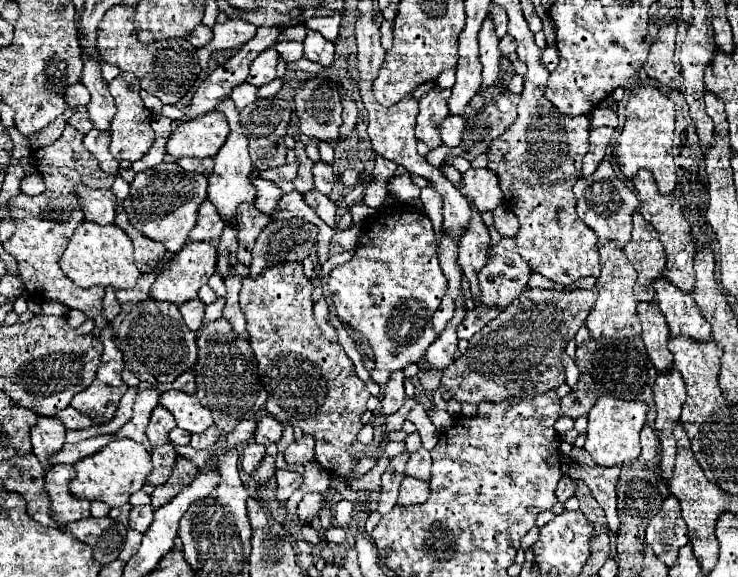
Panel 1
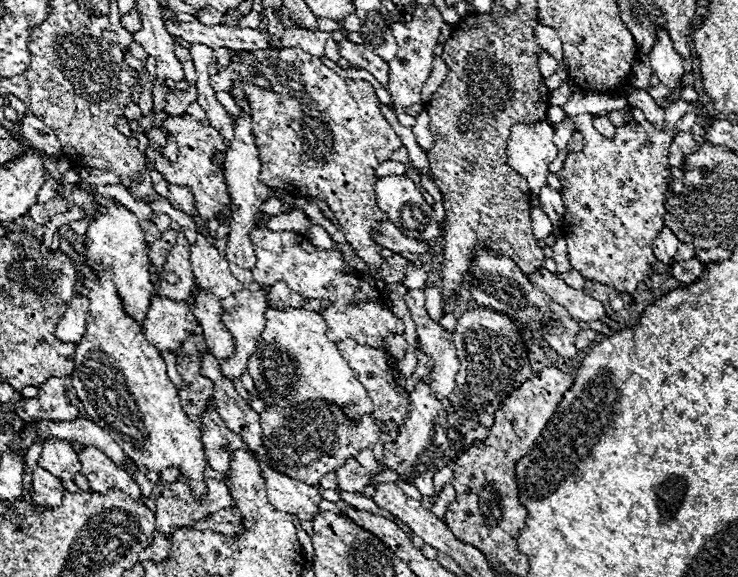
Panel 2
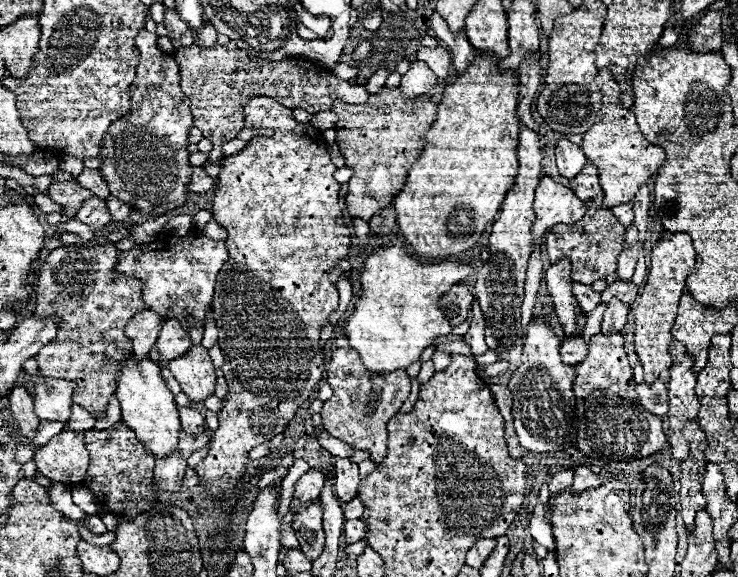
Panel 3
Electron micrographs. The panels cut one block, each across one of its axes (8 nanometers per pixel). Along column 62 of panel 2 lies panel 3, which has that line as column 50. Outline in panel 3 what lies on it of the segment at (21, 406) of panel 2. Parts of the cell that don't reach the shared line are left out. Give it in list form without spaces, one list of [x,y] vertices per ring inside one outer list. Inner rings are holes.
[[[46,378],[34,388],[34,412],[40,420],[66,422],[72,414],[72,396],[78,386],[62,378]]]

